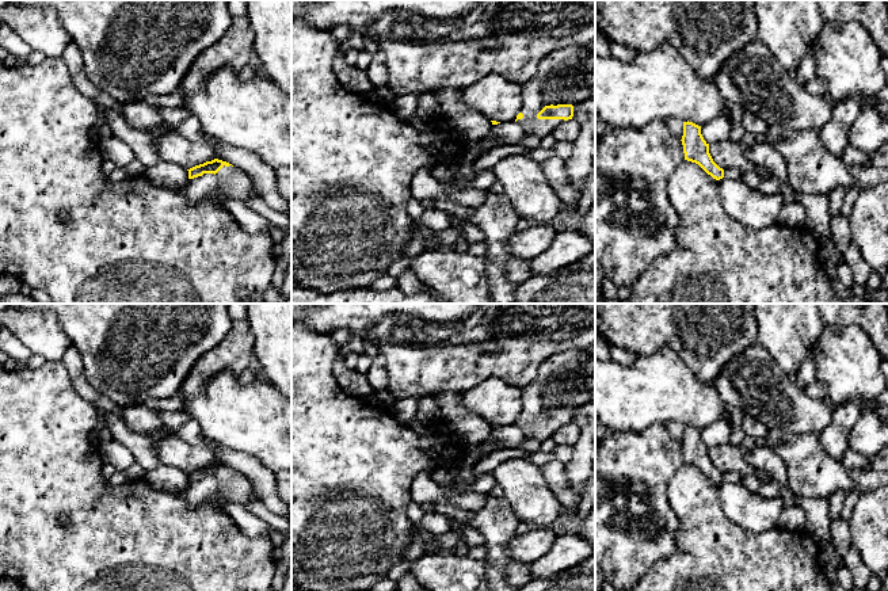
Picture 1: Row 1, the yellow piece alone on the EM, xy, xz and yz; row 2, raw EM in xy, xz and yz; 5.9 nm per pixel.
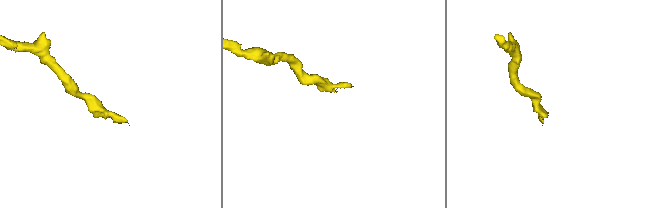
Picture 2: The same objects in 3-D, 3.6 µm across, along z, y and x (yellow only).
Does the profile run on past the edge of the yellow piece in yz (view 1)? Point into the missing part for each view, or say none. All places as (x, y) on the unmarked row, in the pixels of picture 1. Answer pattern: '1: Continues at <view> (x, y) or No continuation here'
1: No continuation here

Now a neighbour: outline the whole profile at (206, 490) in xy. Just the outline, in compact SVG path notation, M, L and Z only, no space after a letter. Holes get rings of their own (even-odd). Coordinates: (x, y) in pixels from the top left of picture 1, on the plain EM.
M203 477L202 480L188 483L183 493L193 508L206 502L214 502L240 529L240 531L251 538L270 535L270 526L249 512L243 504L225 500L218 489L214 477Z

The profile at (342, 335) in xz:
M339 328L332 335L329 335L331 340L335 343L335 346L339 348L342 347L347 340L350 340L352 336L351 331L347 328Z

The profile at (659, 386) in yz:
M667 346L639 356L632 365L595 359L595 416L613 431L643 432L656 422L671 420L702 431L728 411L716 385L701 384Z

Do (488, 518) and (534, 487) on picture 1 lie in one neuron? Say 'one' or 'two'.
two

